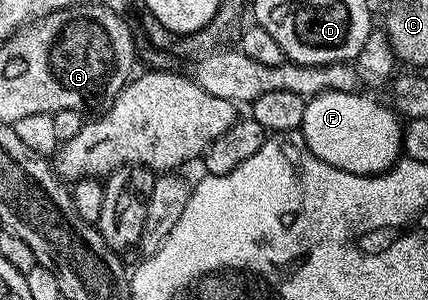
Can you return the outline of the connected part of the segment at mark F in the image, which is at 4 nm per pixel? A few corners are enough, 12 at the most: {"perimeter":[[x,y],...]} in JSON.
{"perimeter":[[358,91],[310,97],[301,131],[321,162],[380,176],[404,125]]}

